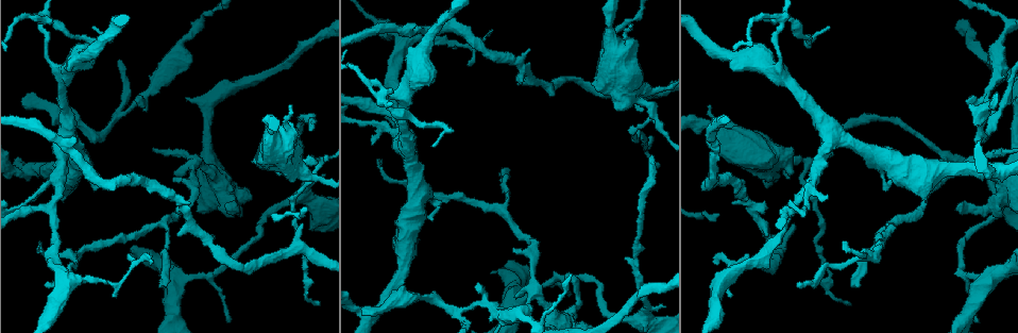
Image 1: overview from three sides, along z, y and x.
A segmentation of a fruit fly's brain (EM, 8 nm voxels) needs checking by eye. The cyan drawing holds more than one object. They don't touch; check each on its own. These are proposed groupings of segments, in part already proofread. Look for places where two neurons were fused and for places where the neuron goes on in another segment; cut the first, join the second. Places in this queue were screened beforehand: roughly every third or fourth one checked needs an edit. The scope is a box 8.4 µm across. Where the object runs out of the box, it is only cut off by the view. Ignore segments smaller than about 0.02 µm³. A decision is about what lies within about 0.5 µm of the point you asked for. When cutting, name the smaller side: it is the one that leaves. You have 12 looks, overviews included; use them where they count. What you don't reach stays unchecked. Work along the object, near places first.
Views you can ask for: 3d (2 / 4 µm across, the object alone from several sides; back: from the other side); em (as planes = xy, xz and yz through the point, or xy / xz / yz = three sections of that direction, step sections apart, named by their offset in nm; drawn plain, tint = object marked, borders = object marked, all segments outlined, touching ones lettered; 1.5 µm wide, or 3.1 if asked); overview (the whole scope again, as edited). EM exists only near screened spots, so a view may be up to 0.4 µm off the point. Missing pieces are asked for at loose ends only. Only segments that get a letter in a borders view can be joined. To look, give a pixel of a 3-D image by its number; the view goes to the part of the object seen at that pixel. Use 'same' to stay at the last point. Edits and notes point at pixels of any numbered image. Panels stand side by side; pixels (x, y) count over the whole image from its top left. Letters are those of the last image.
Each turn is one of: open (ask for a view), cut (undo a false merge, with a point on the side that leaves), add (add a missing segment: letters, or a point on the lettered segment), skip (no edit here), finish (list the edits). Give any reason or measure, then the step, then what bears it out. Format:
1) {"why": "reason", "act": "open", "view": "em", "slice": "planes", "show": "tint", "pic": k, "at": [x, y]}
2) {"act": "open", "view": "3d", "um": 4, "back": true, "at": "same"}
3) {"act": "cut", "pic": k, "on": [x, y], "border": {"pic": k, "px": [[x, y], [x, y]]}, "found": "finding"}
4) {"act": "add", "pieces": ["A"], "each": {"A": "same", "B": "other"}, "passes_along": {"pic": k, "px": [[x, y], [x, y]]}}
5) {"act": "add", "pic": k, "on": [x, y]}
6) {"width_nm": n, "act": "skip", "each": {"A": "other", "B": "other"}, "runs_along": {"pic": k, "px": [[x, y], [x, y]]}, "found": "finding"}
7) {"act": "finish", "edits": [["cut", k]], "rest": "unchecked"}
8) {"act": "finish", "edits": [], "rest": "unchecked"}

{"act": "open", "view": "em", "slice": "planes", "show": "tint", "pic": 1, "at": [40, 20]}

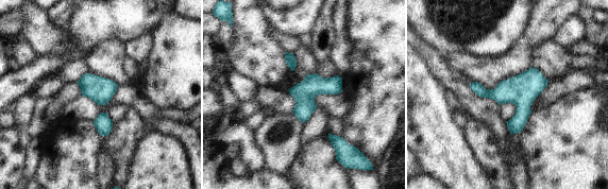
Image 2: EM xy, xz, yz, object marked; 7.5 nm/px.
{"act": "open", "view": "em", "slice": "planes", "show": "borders", "at": "same"}

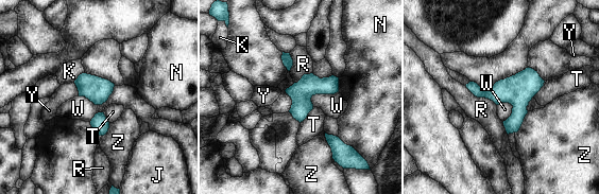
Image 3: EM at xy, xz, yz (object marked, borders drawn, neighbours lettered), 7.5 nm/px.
{"width_nm": 170, "act": "skip", "each": {"J": "other", "K": "other", "N": "other", "R": "other", "T": "other", "W": "other", "Y": "other", "Z": "other"}, "border": {"pic": 3, "px": [[115, 86], [101, 104], [78, 95]]}, "found": "all the same neuron"}

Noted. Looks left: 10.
{"why": "arms part here", "act": "open", "view": "3d", "um": 2, "pic": 1, "at": [815, 179]}

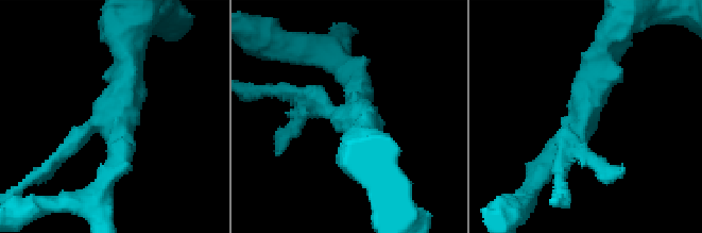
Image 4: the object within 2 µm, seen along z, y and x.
{"act": "open", "view": "em", "slice": "xz", "step": 8, "show": "borders", "pic": 4, "at": [586, 116]}

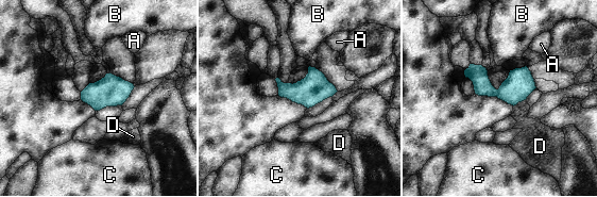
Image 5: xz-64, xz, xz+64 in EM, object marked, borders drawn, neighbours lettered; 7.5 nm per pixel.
{"act": "skip", "each": {"A": "other", "B": "other", "C": "other", "D": "other"}, "border": {"pic": 5, "px": [[525, 99], [513, 107]]}, "found": "continuous, no second neuron"}

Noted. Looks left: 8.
{"why": "free end", "act": "open", "view": "em", "slice": "planes", "show": "tint", "pic": 1, "at": [378, 160]}

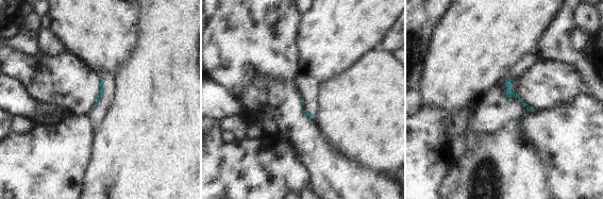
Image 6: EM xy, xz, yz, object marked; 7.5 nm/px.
{"act": "open", "view": "em", "slice": "planes", "show": "borders", "at": "same"}

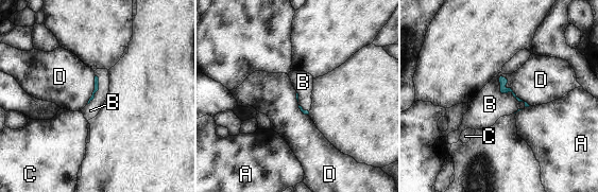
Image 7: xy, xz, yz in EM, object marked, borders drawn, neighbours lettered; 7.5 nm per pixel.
{"longest_contact_nm": ["D", 320], "act": "add", "pieces": ["B"], "each": {"A": "other", "B": "same", "C": "other", "D": "other"}, "found": "it goes on there"}

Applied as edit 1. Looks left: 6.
{"why": "thin end", "act": "open", "view": "3d", "um": 4, "pic": 1, "at": [491, 33]}

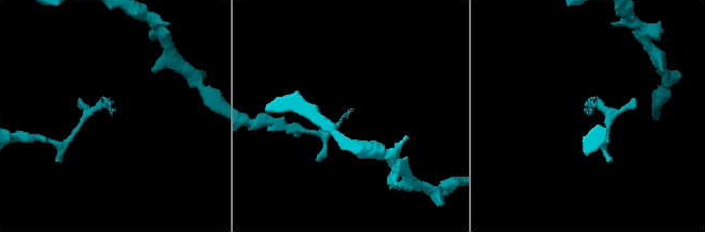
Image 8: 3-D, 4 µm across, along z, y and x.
{"act": "open", "view": "em", "slice": "xz", "step": 4, "show": "borders", "pic": 8, "at": [585, 102]}

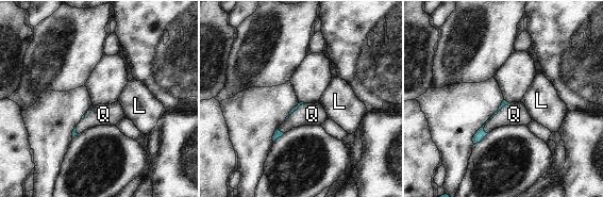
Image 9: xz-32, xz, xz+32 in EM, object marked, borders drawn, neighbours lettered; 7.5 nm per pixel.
{"longest_contact_nm": ["Q", 300], "act": "add", "pieces": ["Q"], "each": {"L": "other", "Q": "same"}, "passes_along": {"pic": 9, "px": [[480, 134], [492, 117], [514, 114]]}, "found": "the neuron continues"}

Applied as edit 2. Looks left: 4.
{"why": "see it whole again", "act": "open", "view": "overview"}

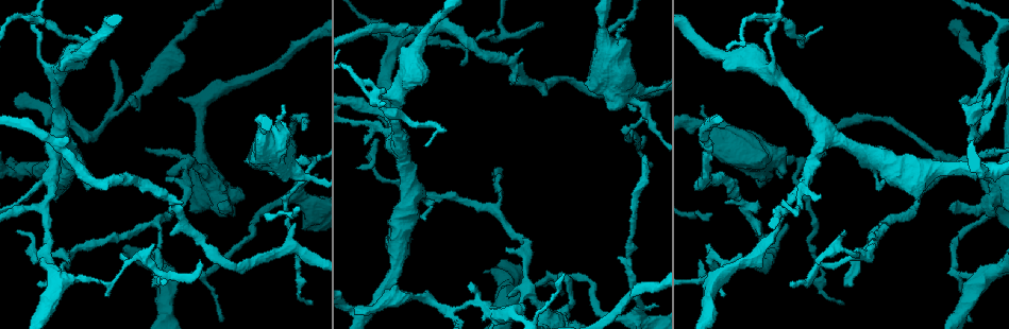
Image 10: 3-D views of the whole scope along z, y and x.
{"why": "thin end", "act": "open", "view": "3d", "um": 2, "pic": 10, "at": [635, 110]}

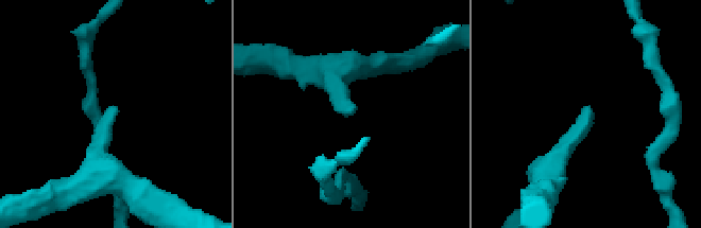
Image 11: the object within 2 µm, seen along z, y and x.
{"act": "open", "view": "em", "slice": "planes", "show": "borders", "pic": 11, "at": [113, 105]}

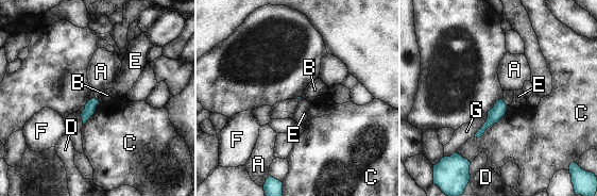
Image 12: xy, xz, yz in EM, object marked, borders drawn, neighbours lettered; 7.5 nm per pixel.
{"act": "skip", "each": {"A": "other", "B": "other", "C": "other", "D": "other", "E": "other", "F": "other", "G": "other"}, "border": {"pic": 12, "px": [[95, 97], [98, 100]]}, "found": "none of them fits"}

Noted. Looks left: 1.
{"act": "finish", "edits": [["add", 7], ["add", 9]], "rest": "unchecked"}

